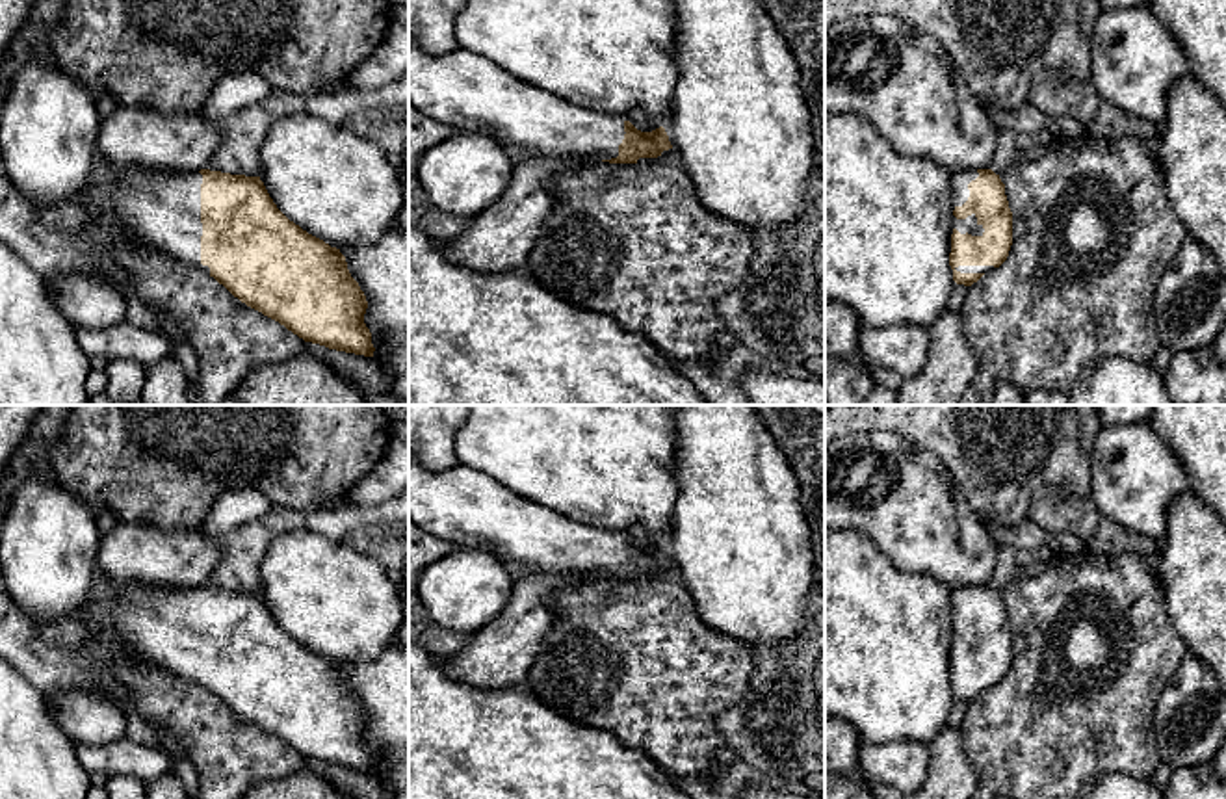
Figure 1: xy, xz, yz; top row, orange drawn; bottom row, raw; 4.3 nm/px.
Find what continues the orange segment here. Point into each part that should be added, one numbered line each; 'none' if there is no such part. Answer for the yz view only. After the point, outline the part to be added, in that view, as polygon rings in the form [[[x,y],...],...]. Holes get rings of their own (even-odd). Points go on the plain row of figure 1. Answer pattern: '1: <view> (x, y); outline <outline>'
1: yz (888, 634); outline [[[860,530],[825,531],[825,715],[845,721],[867,743],[912,741],[931,745],[949,725],[949,712],[955,702],[953,686],[949,682],[953,647],[957,645],[960,650],[968,648],[972,652],[983,652],[985,648],[983,641],[977,639],[975,630],[966,635],[957,635],[953,632],[953,626],[968,617],[968,600],[977,593],[979,589],[975,585],[949,589],[933,576],[910,574],[897,569]]]

